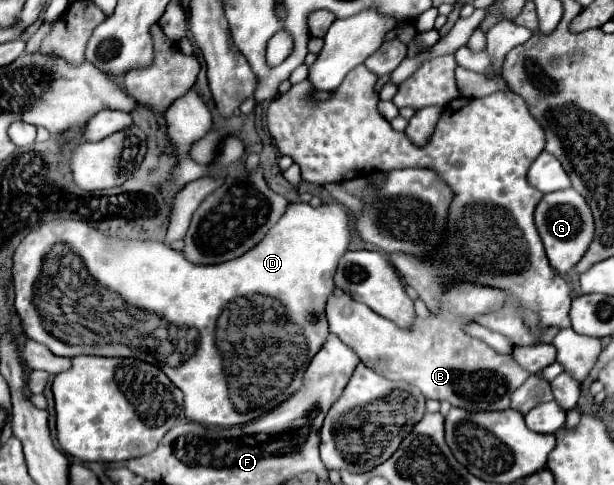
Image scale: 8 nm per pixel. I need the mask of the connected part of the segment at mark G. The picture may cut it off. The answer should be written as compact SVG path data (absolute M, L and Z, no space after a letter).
M572 187L556 191L556 193L546 193L540 199L540 203L536 205L534 223L536 223L538 235L544 243L548 261L558 273L566 273L568 269L572 269L578 263L578 259L584 255L584 251L588 249L592 235L594 235L592 211L586 205L584 197L580 193L576 193Z

